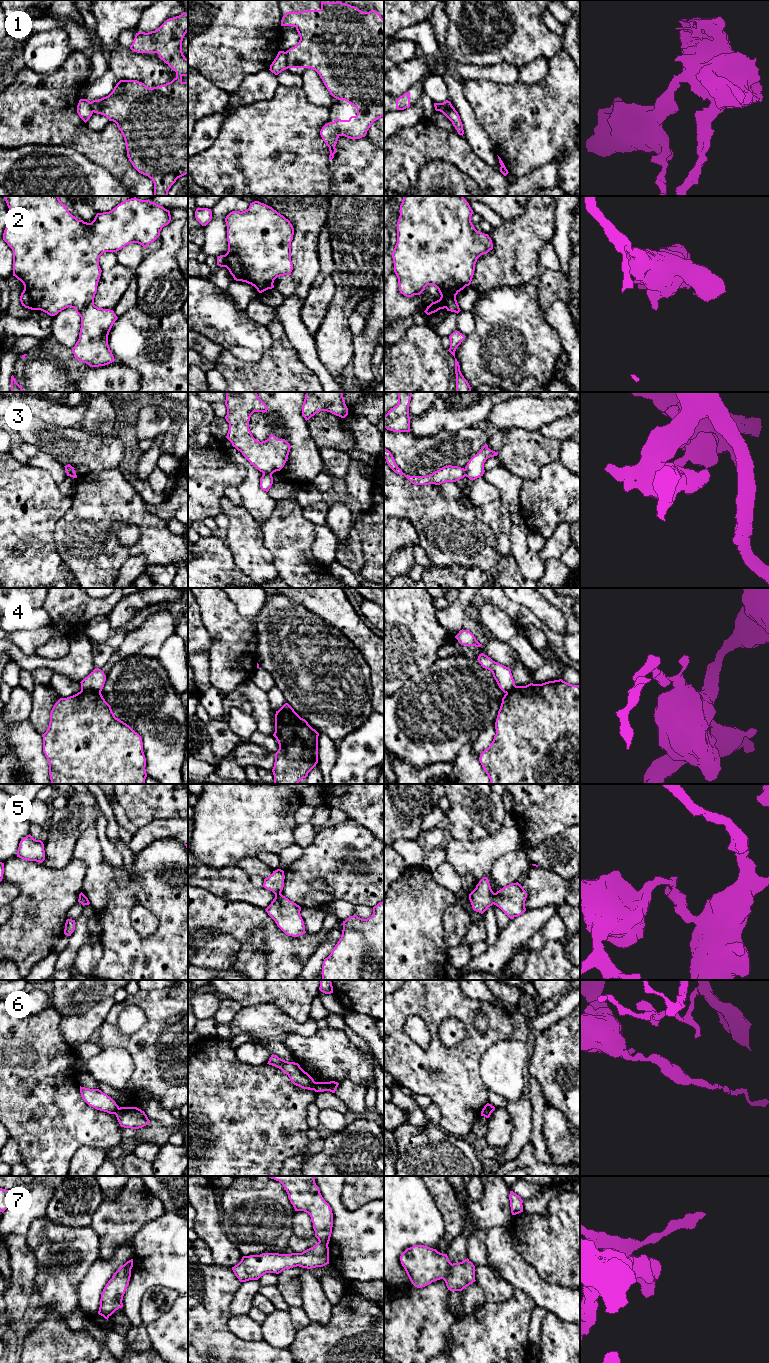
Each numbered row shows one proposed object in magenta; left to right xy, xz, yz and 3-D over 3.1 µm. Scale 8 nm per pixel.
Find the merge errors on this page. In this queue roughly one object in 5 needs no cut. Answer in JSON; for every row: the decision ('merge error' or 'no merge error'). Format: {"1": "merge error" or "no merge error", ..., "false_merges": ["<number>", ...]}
{"1": "merge error", "2": "merge error", "3": "merge error", "4": "merge error", "5": "merge error", "6": "merge error", "7": "merge error", "false_merges": ["1", "2", "3", "4", "5", "6", "7"]}

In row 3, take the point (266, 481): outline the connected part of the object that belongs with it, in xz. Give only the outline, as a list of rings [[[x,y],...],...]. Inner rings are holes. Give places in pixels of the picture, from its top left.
[[[264,473],[260,478],[260,487],[262,490],[268,492],[273,484],[273,477],[272,474]]]

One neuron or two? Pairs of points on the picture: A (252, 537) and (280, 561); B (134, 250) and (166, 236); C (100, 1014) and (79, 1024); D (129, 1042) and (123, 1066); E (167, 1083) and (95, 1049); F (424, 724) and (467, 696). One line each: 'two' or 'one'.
A: two
B: two
C: one
D: two
E: two
F: one

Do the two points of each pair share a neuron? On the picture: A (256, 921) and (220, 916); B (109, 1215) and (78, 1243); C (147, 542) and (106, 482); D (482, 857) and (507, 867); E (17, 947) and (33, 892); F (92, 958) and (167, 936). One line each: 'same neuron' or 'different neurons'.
A: same neuron
B: different neurons
C: same neuron
D: different neurons
E: same neuron
F: different neurons

